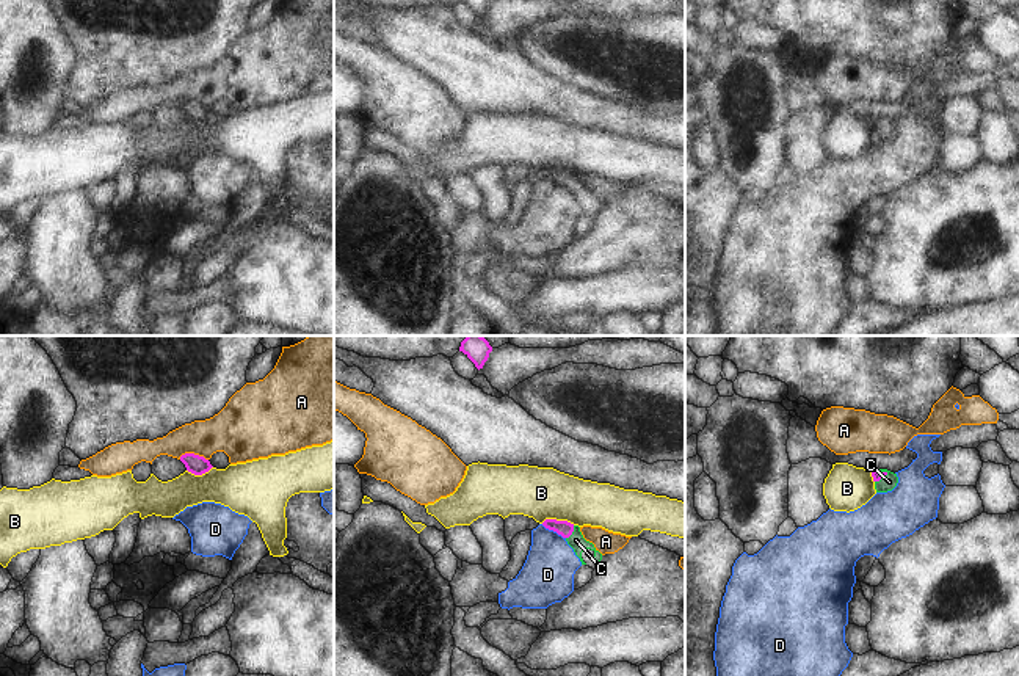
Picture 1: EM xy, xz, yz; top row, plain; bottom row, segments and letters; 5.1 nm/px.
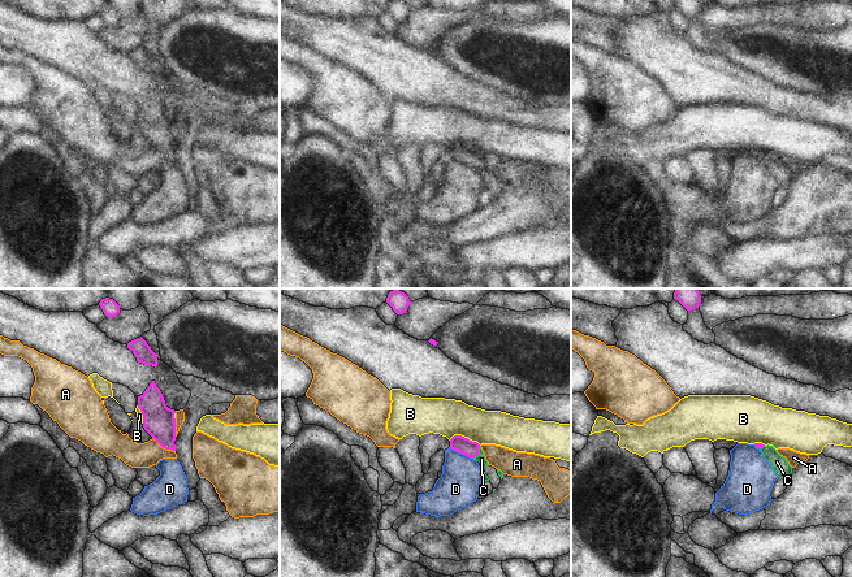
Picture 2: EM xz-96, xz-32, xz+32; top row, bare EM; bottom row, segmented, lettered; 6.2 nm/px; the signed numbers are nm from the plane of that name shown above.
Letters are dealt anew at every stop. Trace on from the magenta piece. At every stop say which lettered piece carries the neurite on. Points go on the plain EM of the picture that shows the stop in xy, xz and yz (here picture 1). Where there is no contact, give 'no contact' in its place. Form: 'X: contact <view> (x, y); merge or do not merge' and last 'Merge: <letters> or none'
A: contact xy (193, 102); do not merge
B: contact xz (558, 170); do not merge
C: contact xz (572, 179); merge
D: contact xz (554, 179); do not merge
Merge: C

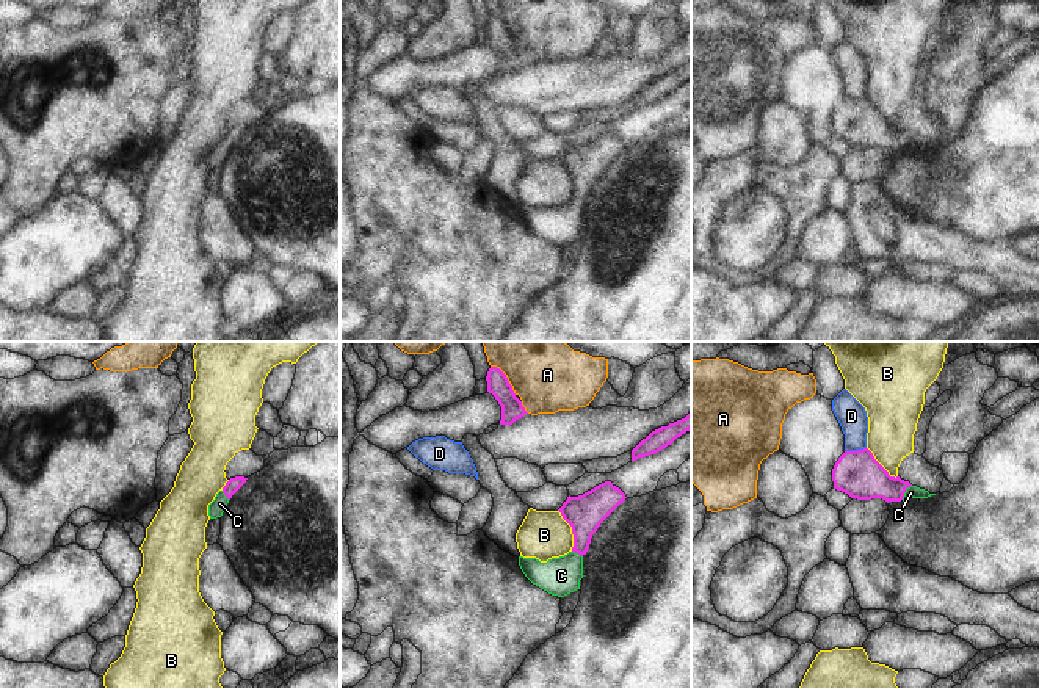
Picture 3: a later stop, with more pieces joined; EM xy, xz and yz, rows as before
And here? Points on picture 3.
A: contact xz (506, 27); do not merge
B: contact xz (572, 179); do not merge
C: contact yz (905, 140); merge
D: contact yz (854, 101); do not merge
Merge: C

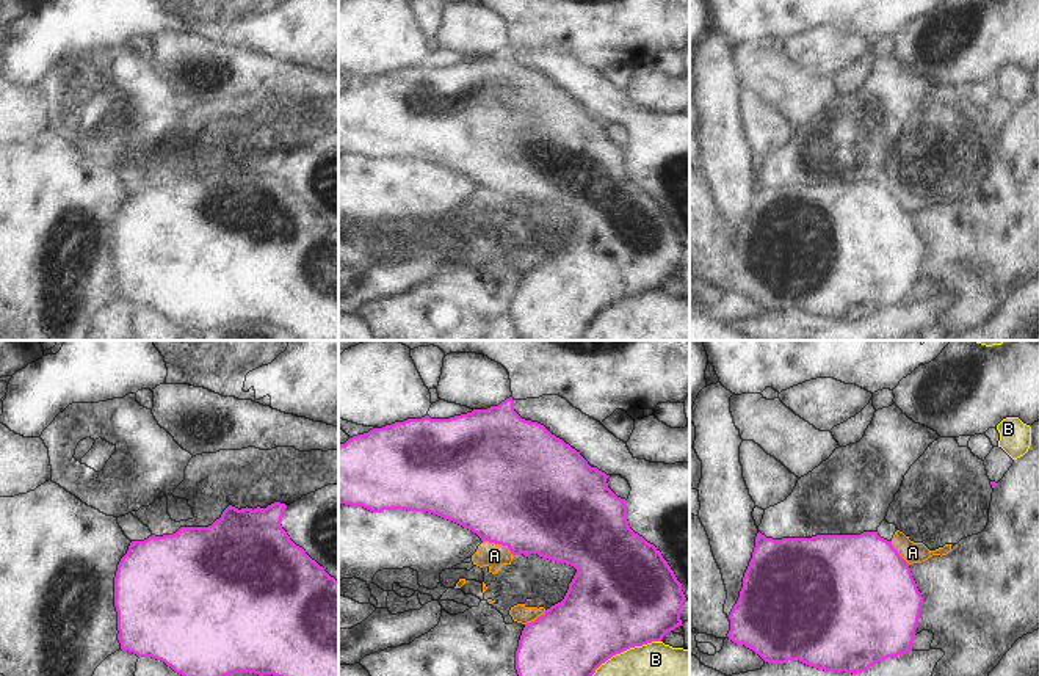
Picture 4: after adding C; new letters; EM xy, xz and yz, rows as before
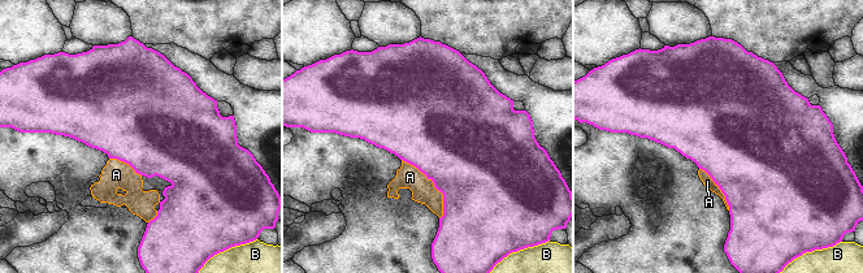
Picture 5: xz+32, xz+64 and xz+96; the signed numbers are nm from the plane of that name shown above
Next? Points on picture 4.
A: contact xz (499, 192); merge
B: contact xz (618, 301); do not merge
Merge: A

